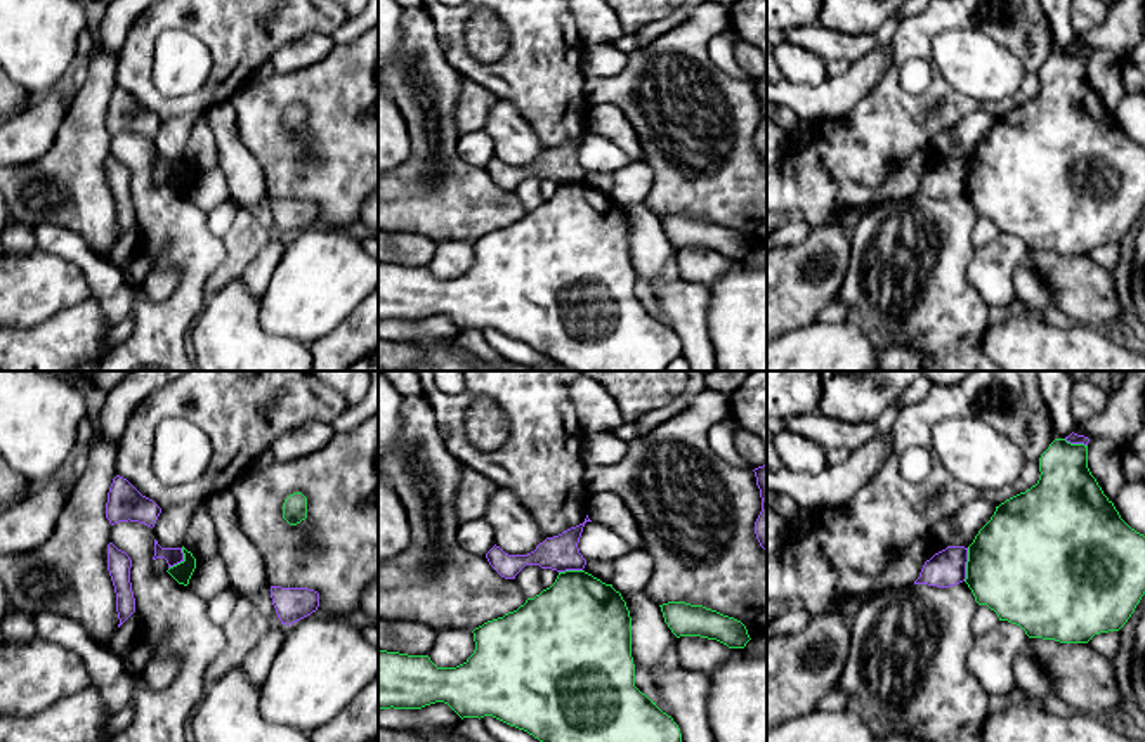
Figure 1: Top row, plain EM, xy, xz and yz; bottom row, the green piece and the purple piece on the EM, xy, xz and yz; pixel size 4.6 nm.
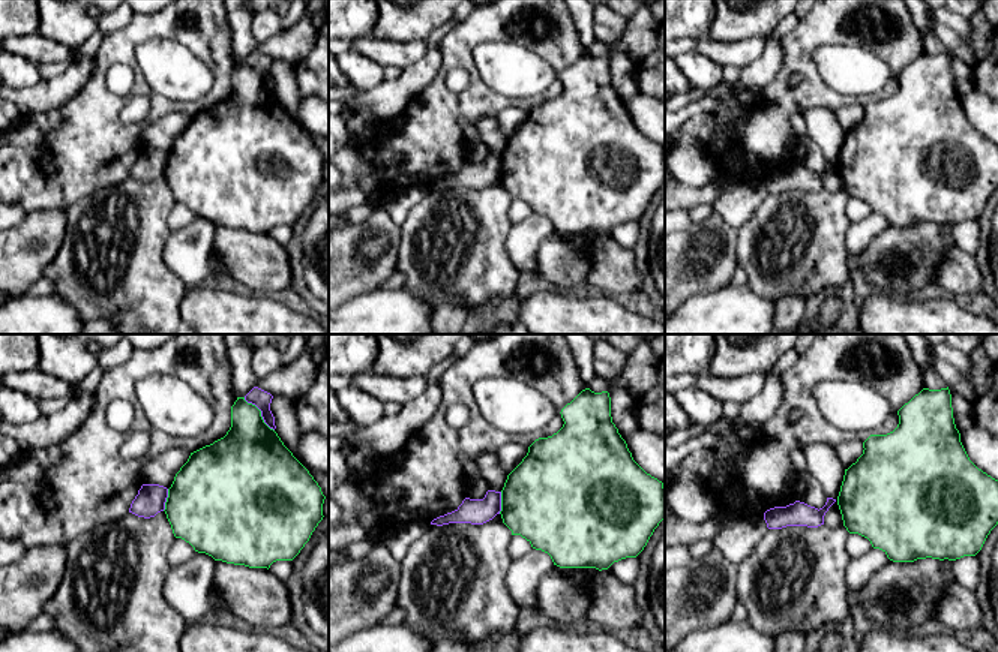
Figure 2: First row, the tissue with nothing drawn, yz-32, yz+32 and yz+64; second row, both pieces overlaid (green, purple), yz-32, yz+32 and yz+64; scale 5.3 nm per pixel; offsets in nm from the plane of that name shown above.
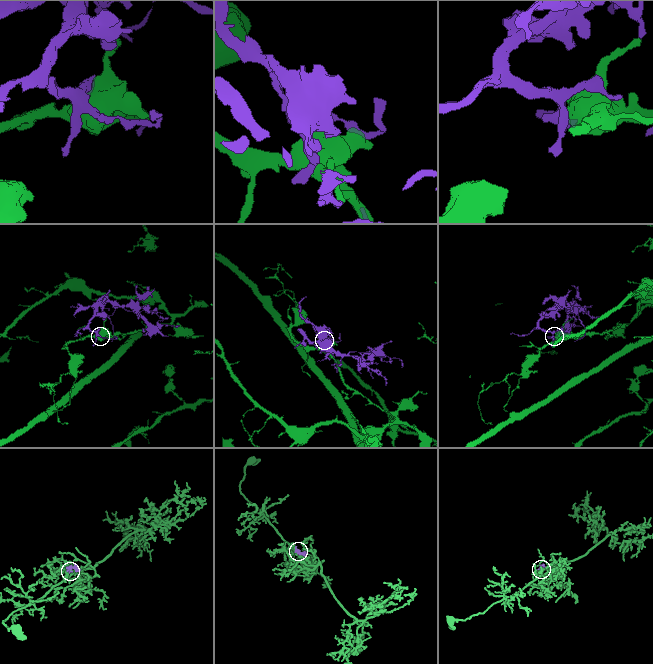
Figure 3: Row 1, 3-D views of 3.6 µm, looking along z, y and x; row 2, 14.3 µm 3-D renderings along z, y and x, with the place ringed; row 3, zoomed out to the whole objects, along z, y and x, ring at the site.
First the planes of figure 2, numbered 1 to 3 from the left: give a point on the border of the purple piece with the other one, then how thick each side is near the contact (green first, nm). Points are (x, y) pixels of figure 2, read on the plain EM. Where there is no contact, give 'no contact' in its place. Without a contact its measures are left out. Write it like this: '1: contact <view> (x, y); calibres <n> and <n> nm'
1: contact yz-32 (260, 77); calibres 380 and 100 nm
2: contact yz+32 (502, 167); calibres 480 and 140 nm
3: no contact

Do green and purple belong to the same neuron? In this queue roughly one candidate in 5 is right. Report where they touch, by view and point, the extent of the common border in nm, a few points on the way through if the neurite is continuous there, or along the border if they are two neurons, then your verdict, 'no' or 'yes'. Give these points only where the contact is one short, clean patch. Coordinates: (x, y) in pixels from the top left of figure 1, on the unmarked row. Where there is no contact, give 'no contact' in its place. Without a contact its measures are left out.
yz (967, 175) | 150 nm | no

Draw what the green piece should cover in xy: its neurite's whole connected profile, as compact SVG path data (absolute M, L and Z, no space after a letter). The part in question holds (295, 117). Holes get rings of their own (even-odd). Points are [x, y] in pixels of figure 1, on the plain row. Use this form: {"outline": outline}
{"outline": "M293 104L285 111L283 130L290 137L297 137L307 130L307 109L302 104Z"}

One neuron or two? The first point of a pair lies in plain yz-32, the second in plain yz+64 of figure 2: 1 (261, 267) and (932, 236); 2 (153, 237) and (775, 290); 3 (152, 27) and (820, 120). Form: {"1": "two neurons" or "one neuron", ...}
{"1": "two neurons", "2": "one neuron", "3": "two neurons"}

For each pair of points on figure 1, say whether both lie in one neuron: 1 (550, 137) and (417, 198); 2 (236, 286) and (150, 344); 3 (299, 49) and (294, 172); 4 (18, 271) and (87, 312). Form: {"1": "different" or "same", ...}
{"1": "different", "2": "different", "3": "different", "4": "different"}

